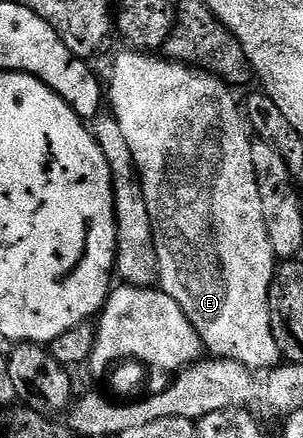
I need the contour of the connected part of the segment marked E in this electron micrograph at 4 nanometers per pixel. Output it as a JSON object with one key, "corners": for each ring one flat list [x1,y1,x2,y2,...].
{"corners":[[124,50,124,53,112,64,112,85,109,88,107,85,106,100,107,103,108,100,112,103,111,111,118,125,122,126,123,137,130,146,133,161,136,163,136,169,144,187,146,206,150,206,150,218,154,226,154,247,158,249,159,287,170,298,174,298,178,306,182,306,186,318,190,318,194,330,198,330,202,338,205,349,213,357,233,360,253,370,271,370,282,360,278,342,274,342,274,330,270,326,270,306,268,305,270,282,276,272,278,257,270,246,270,234,266,234,266,218,262,218,262,198,258,194,258,178,254,174,254,161,250,159,250,150,254,140,250,135,245,113,238,100,236,104,236,96,232,92,235,91,220,77,199,66,189,66,175,60,161,58,156,54,145,54,140,50]]}

